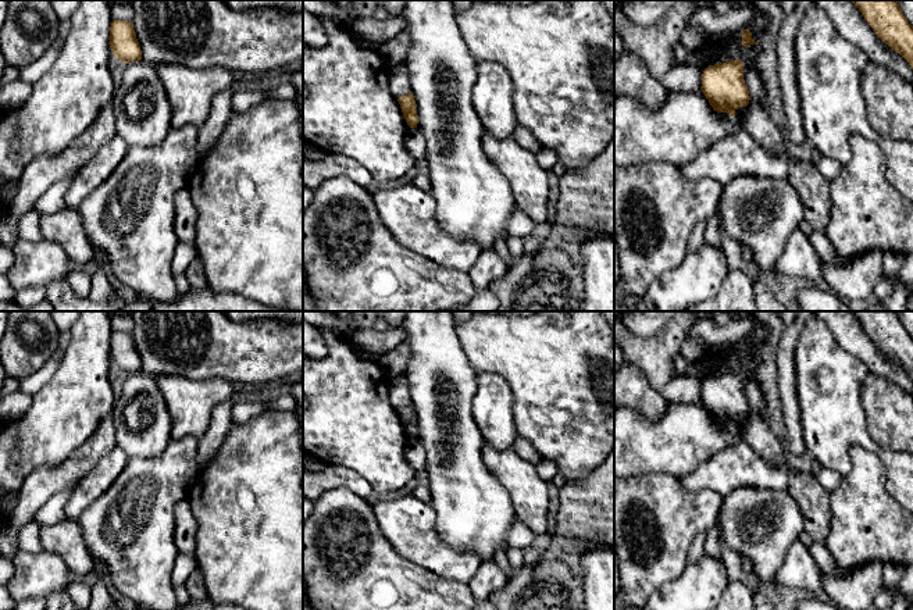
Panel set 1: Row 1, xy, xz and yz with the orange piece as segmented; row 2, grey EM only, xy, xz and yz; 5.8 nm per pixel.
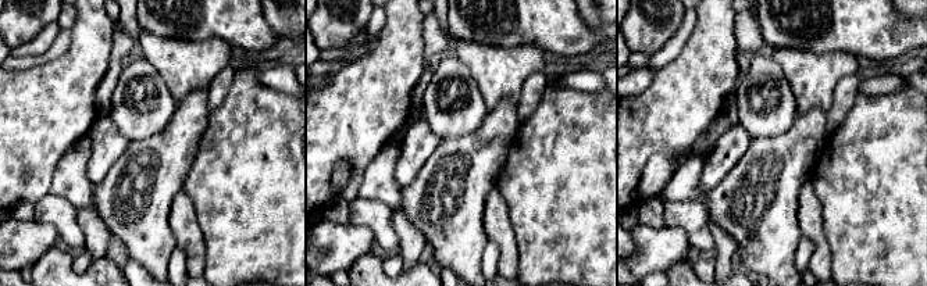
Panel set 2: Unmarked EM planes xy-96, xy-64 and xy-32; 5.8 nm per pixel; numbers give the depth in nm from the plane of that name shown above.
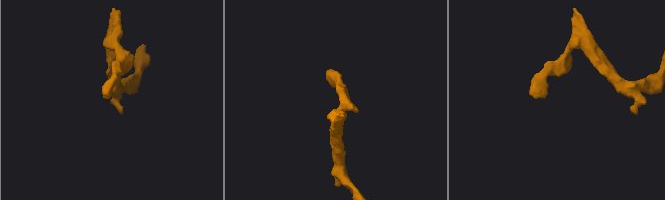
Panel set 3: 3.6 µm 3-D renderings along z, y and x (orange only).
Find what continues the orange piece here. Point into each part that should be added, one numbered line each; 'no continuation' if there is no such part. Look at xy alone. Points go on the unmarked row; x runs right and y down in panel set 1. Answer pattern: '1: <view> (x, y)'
no continuation

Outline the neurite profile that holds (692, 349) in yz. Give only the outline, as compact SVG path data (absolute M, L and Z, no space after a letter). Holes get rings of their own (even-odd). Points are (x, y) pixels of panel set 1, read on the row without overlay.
M688 338L682 346L680 353L688 360L698 360L706 356L712 347L702 338Z

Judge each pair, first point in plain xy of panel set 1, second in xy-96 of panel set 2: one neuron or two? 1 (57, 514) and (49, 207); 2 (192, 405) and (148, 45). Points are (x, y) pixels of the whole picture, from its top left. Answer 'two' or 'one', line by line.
1: two
2: one

